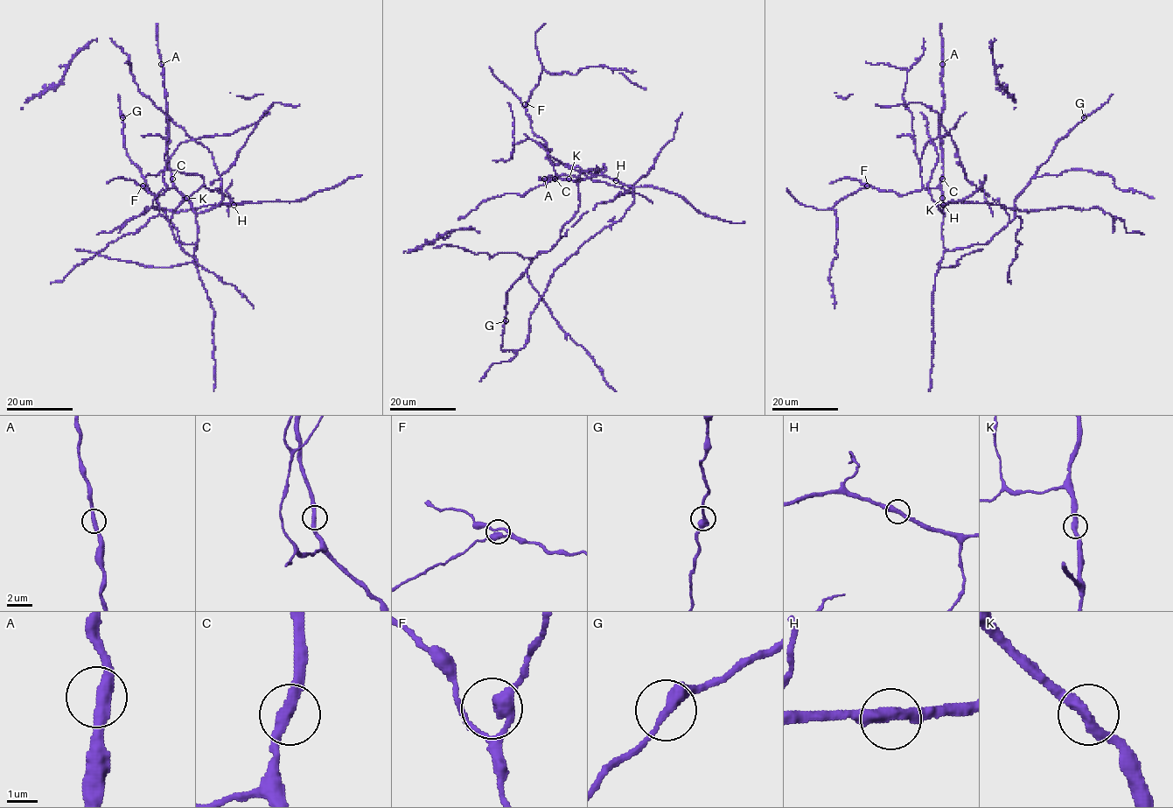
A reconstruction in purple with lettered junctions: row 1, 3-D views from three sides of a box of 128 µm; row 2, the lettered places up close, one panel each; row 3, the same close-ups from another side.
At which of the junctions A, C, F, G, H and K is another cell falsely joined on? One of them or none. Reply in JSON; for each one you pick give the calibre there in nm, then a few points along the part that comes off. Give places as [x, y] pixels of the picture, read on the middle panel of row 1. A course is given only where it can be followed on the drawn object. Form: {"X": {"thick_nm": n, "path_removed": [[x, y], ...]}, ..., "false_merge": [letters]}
{"false_merge": []}

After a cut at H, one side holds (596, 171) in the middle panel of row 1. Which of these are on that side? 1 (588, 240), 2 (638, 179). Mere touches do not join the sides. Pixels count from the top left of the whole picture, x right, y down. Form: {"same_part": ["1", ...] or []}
{"same_part": ["1"]}

